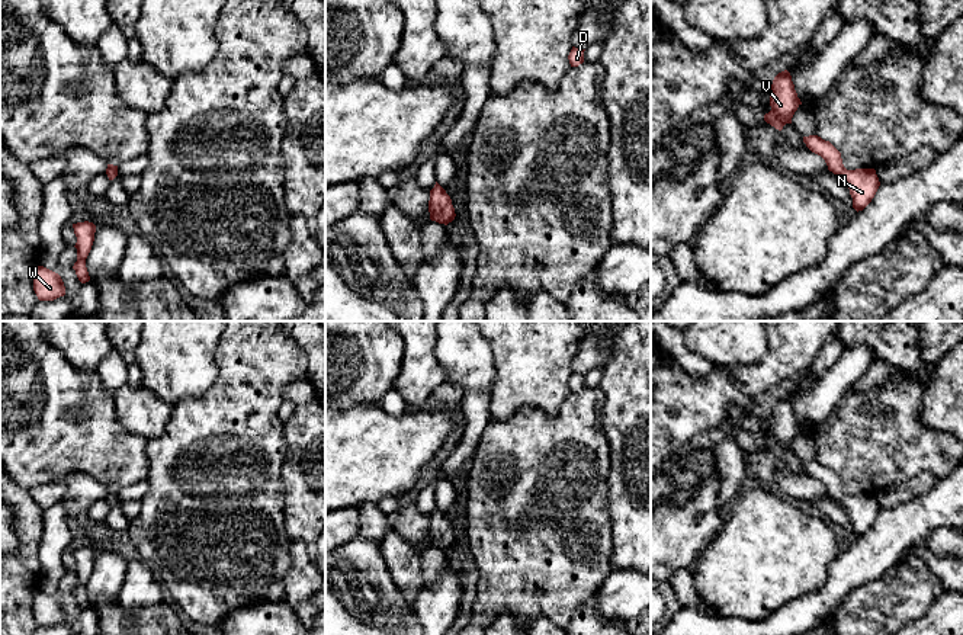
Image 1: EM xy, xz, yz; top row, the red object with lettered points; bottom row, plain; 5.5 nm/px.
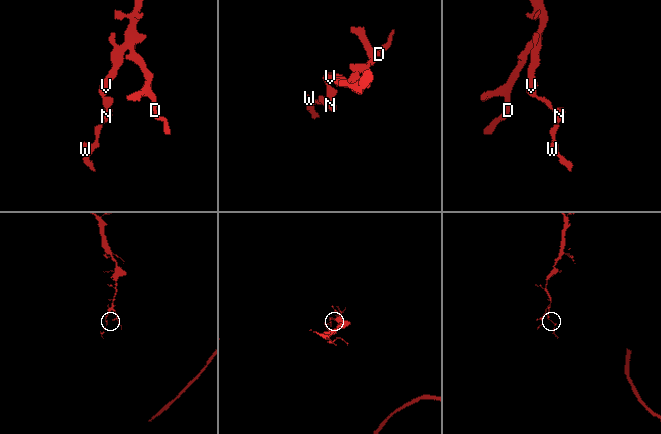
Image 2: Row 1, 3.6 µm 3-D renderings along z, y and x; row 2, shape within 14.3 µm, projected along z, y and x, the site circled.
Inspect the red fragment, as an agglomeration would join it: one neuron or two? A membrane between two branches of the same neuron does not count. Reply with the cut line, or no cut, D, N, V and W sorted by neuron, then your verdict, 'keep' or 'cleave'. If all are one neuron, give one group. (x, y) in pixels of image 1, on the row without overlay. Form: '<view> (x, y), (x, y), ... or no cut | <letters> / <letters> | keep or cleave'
no cut | D N V W | keep

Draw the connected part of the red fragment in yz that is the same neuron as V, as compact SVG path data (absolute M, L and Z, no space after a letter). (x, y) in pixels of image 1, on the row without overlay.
M784 395L773 405L770 418L771 436L764 440L764 446L781 456L786 449L792 449L792 443L800 430L792 401Z

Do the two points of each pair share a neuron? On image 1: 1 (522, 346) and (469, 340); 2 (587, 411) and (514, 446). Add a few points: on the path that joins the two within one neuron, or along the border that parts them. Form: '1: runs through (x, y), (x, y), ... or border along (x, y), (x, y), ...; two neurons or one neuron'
1: border along (481, 336), (490, 346), (494, 375); two neurons
2: runs through (570, 429), (551, 446), (532, 446); one neuron

